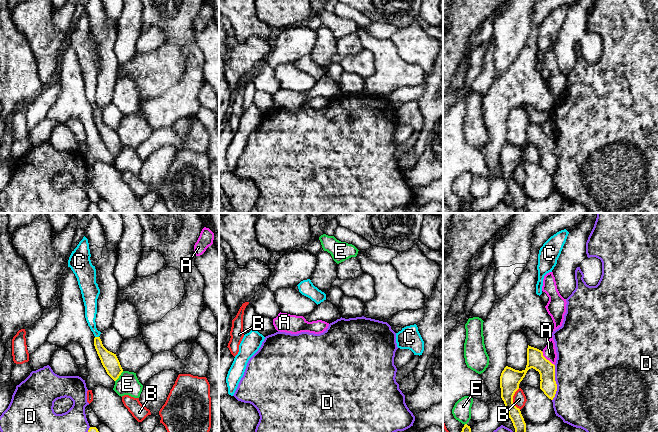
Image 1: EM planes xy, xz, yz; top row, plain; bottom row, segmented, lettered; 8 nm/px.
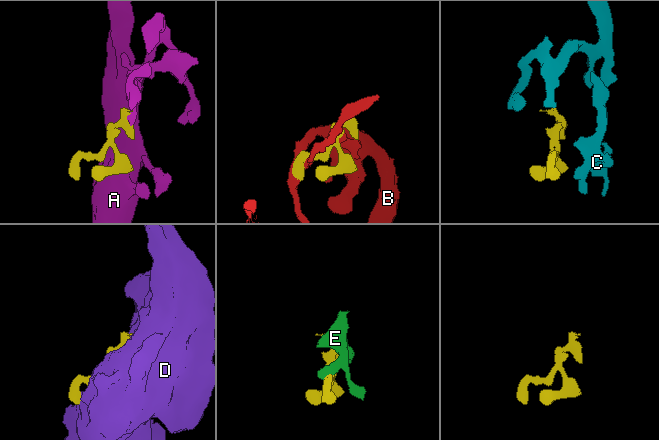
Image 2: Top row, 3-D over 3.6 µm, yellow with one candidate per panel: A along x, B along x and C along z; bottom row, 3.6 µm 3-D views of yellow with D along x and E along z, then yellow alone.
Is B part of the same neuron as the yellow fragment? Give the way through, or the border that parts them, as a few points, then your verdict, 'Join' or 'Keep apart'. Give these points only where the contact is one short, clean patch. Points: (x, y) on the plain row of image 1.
Keep apart

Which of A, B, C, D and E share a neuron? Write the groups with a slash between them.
A / B / C / D / E

